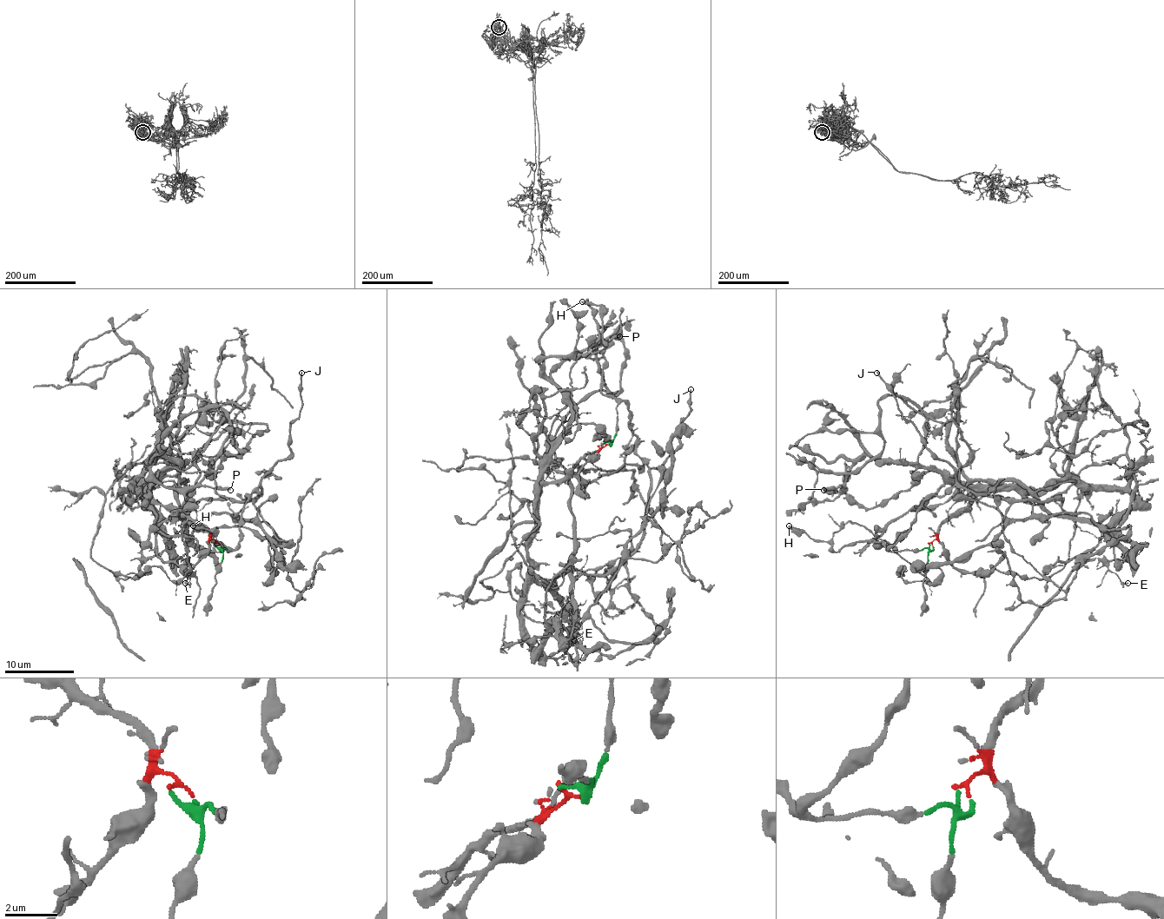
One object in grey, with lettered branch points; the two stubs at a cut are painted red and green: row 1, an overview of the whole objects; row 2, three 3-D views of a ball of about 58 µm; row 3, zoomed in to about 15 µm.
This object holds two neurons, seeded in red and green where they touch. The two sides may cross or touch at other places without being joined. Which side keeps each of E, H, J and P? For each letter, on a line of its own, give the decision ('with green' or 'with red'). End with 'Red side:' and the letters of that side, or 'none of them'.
E: with red
H: with green
J: with green
P: with red
Red side: E, P

